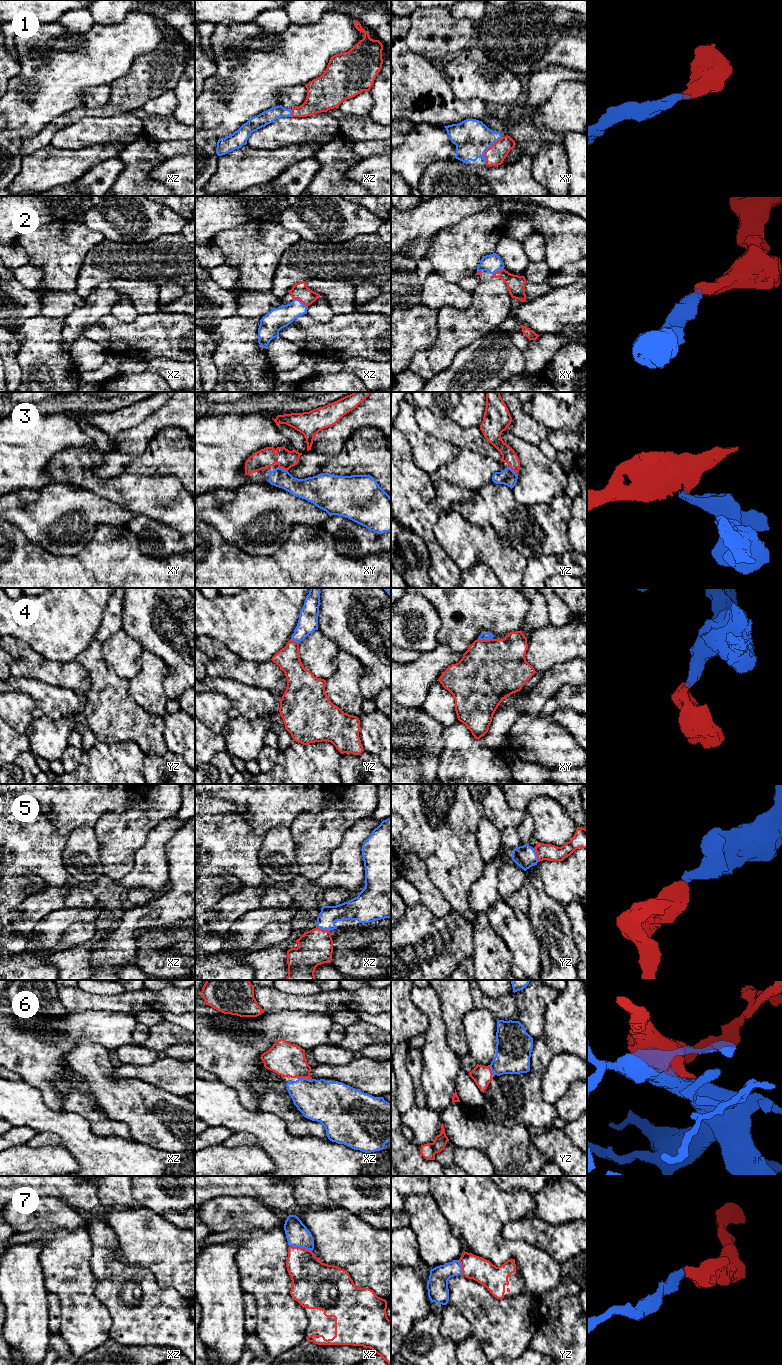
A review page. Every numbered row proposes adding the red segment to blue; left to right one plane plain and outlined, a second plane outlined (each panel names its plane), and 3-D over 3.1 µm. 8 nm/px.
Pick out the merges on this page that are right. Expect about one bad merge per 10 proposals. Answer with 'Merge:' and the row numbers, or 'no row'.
Merge: 1, 2, 3, 4, 5, 6, 7

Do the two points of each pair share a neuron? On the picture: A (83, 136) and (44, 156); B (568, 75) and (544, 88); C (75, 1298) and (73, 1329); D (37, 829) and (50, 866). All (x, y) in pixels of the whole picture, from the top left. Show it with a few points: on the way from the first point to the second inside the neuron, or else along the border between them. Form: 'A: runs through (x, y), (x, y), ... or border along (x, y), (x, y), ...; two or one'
A: border along (50, 144), (59, 148), (82, 148); two
B: runs through (562, 75), (557, 75), (550, 82); one
C: runs through (76, 1306), (76, 1321); one
D: runs through (37, 838), (38, 842), (47, 851), (47, 857); one

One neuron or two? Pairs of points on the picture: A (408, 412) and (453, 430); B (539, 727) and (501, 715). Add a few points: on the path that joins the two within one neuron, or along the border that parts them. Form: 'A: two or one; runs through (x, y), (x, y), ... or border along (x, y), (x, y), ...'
A: two; border along (415, 408), (415, 421), (429, 434)
B: two; border along (521, 714), (506, 735)

